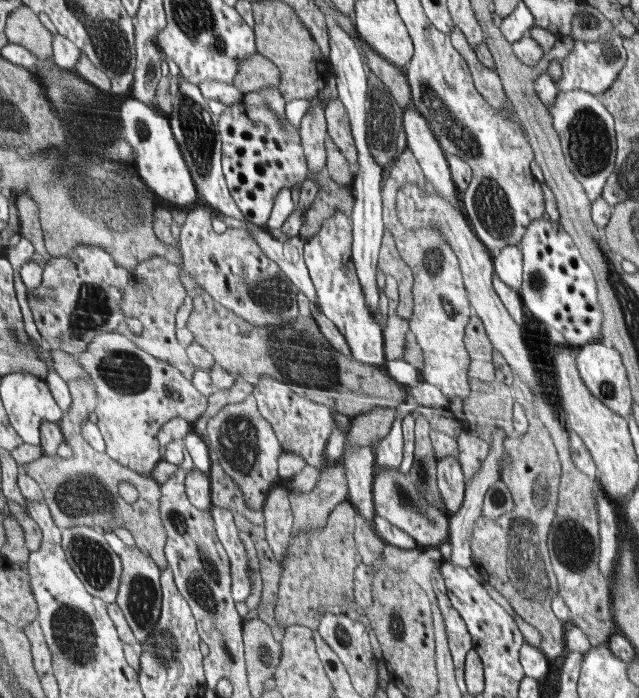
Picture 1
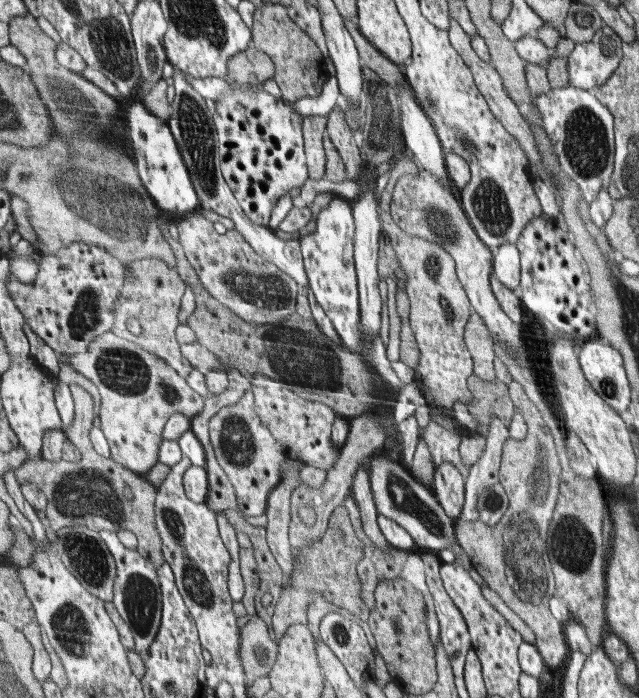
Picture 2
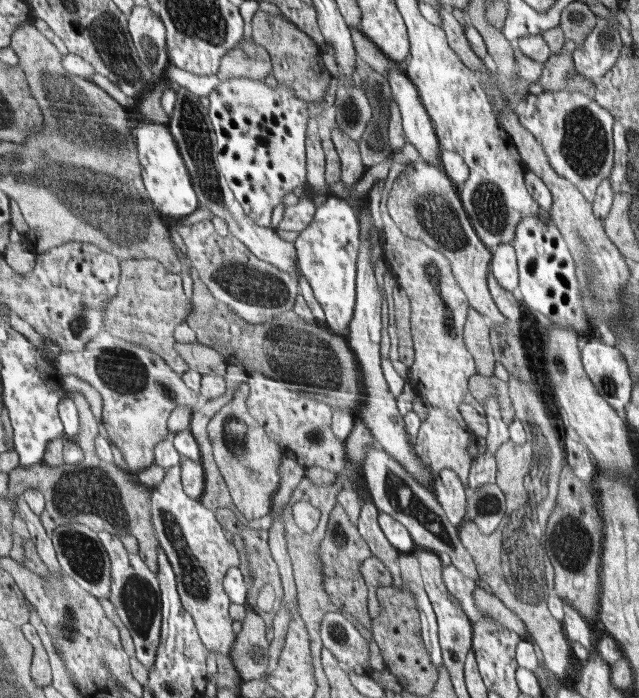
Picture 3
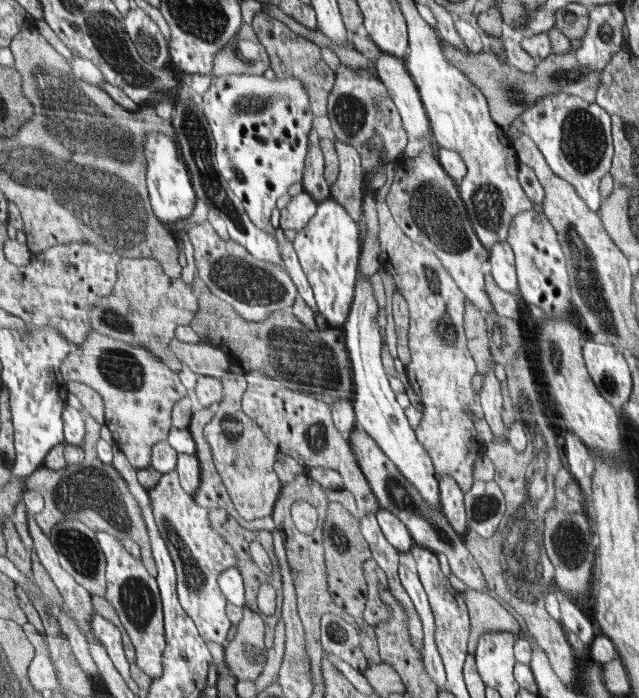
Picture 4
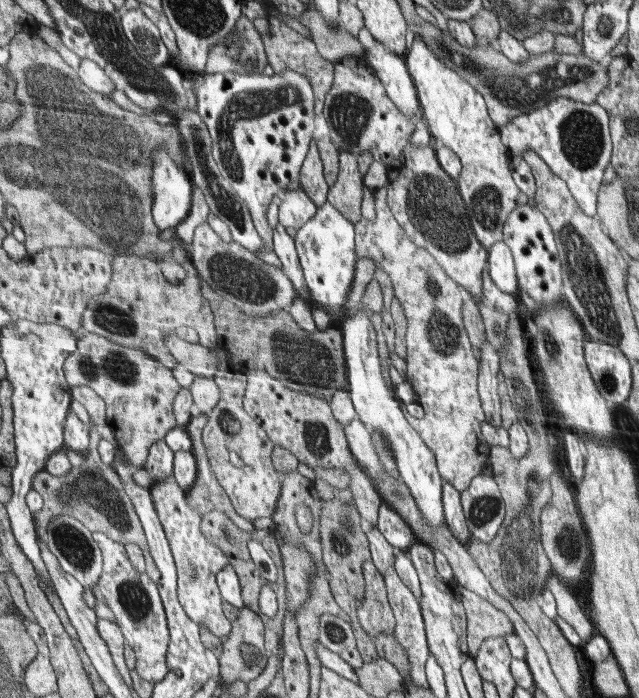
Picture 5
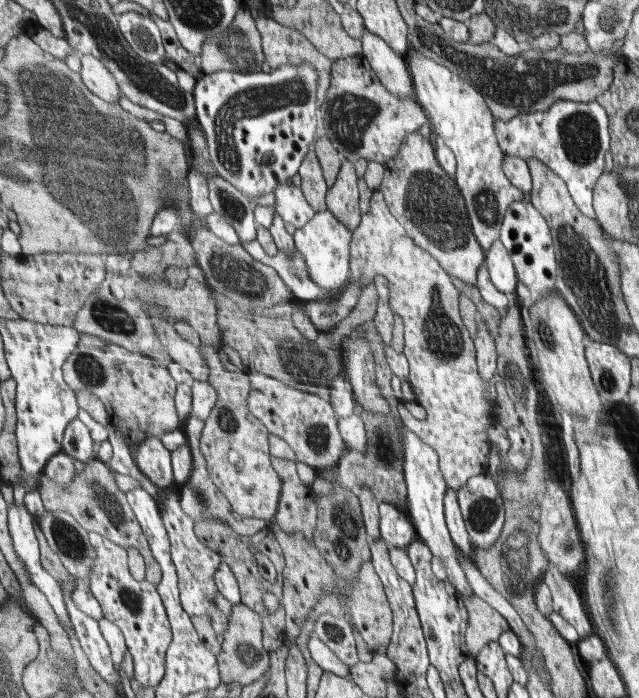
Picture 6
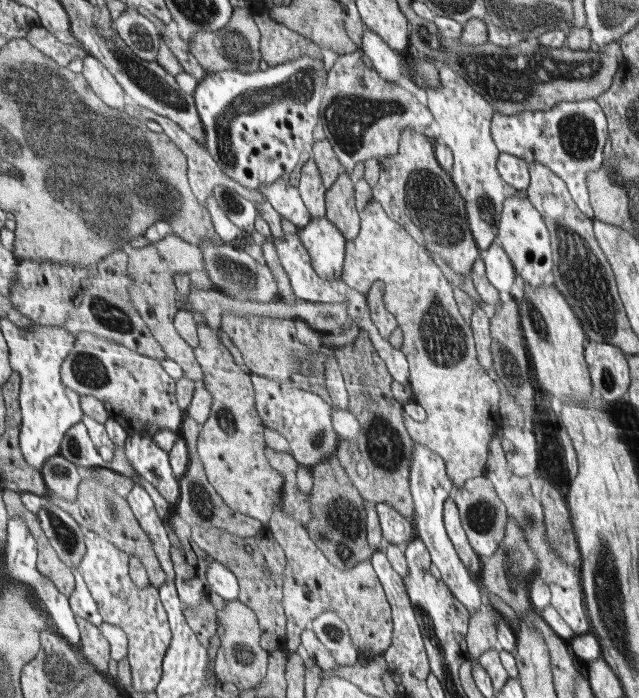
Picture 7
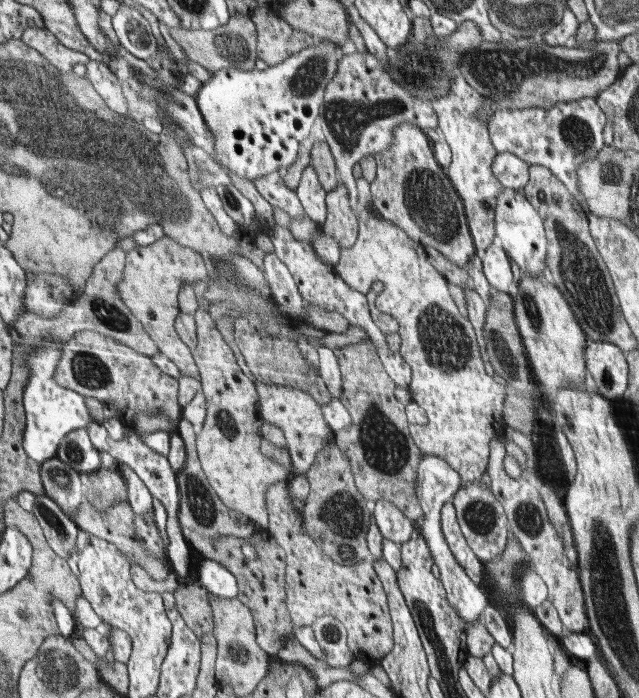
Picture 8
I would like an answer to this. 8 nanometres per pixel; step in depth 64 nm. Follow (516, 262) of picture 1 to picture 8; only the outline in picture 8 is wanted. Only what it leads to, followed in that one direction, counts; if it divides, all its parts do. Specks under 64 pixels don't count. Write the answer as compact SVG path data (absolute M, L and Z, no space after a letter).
M492 244L481 252L483 273L493 290L507 293L510 285L514 282L510 266L511 258L500 244Z

